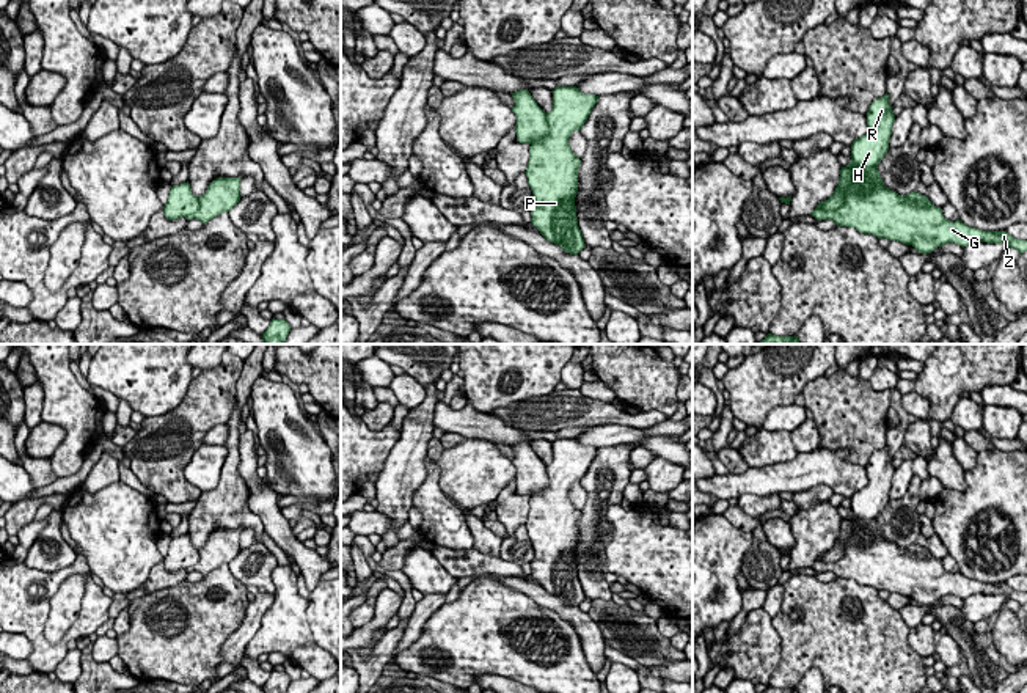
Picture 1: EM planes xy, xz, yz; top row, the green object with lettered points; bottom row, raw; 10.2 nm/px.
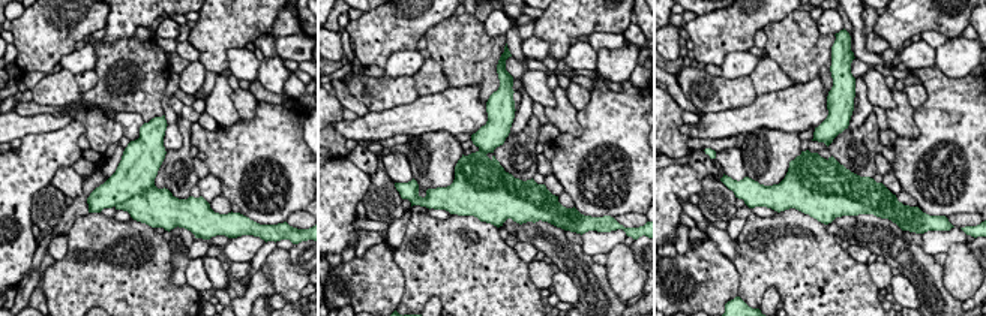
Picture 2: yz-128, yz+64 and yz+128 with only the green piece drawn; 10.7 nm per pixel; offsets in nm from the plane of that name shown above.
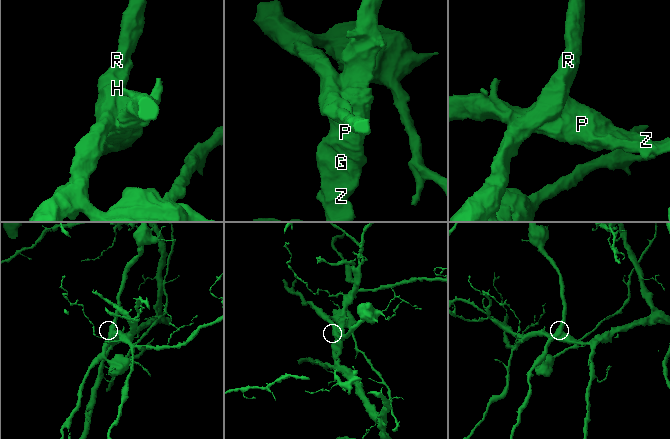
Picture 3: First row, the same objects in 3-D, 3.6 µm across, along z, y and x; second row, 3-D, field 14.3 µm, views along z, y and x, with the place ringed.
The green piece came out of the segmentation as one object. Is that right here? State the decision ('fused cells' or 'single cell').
fused cells

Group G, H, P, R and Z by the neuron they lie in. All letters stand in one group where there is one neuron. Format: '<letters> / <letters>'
G P Z / H R

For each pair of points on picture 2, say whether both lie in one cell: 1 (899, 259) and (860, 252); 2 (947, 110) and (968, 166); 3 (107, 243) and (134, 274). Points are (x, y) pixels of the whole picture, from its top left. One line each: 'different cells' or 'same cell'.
1: different cells
2: same cell
3: same cell

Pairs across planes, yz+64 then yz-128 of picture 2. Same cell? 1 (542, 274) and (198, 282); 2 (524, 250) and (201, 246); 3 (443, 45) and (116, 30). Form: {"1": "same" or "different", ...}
{"1": "same", "2": "same", "3": "different"}

